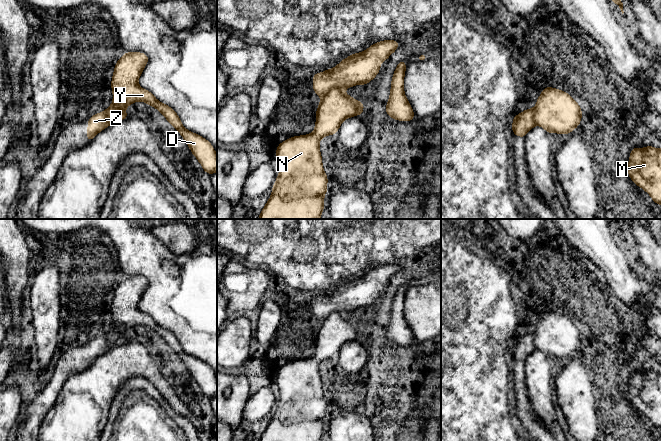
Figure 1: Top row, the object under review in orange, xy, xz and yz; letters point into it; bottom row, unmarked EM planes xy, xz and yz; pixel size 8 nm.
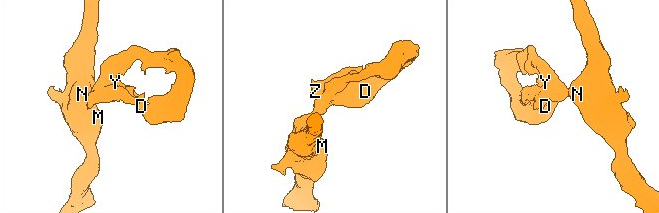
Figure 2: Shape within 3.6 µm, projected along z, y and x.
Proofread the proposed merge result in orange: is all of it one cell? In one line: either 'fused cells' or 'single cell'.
fused cells

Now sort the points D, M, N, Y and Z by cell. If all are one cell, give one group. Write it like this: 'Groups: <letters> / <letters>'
Groups: D M N Y / Z

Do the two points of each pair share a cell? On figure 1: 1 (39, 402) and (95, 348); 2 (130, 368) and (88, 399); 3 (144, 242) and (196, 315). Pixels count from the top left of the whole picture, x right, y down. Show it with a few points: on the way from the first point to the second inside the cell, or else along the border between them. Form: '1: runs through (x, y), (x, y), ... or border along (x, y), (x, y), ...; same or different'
1: runs through (53, 387), (58, 379), (80, 358); same
2: runs through (120, 368), (98, 389); same
3: runs through (148, 263), (161, 283), (162, 293), (175, 306); same

